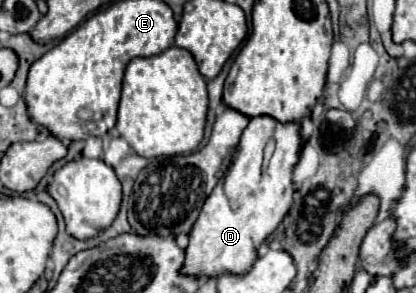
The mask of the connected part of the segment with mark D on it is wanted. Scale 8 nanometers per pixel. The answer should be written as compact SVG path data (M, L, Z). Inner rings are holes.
M258 115L250 119L226 175L206 199L200 217L190 231L182 273L196 277L218 277L222 271L246 273L246 269L254 265L258 247L280 225L292 205L292 171L300 159L300 149L300 123L280 123L270 115ZM268 139L276 139L276 151L268 161L268 169L262 171L262 153Z

